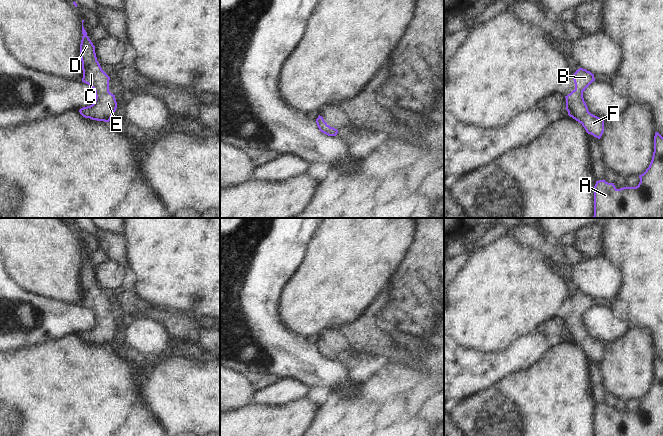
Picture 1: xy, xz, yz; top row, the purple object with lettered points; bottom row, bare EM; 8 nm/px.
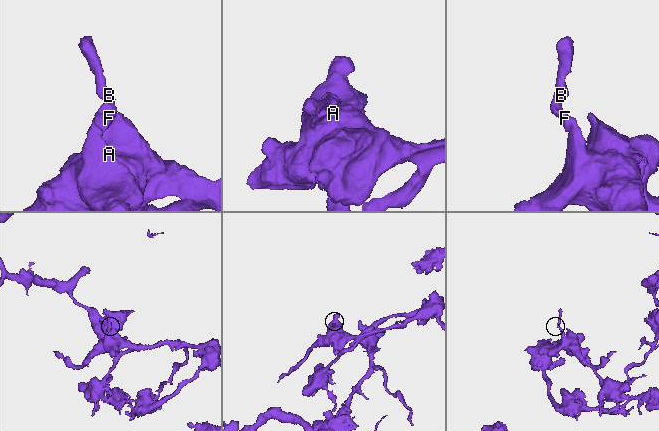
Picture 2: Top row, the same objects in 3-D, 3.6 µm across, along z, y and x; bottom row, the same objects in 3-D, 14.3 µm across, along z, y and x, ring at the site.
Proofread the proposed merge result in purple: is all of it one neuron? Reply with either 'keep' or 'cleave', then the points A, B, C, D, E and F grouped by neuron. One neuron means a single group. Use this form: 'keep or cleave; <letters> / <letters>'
keep; A B C D E F

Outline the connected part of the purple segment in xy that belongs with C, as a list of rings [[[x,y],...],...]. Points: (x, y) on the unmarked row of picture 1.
[[[82,244],[82,264],[80,268],[80,281],[82,285],[82,306],[90,309],[95,315],[95,325],[92,329],[79,334],[85,342],[109,346],[116,335],[115,319],[109,315],[110,301],[102,294],[97,285],[95,270],[87,260]]]

